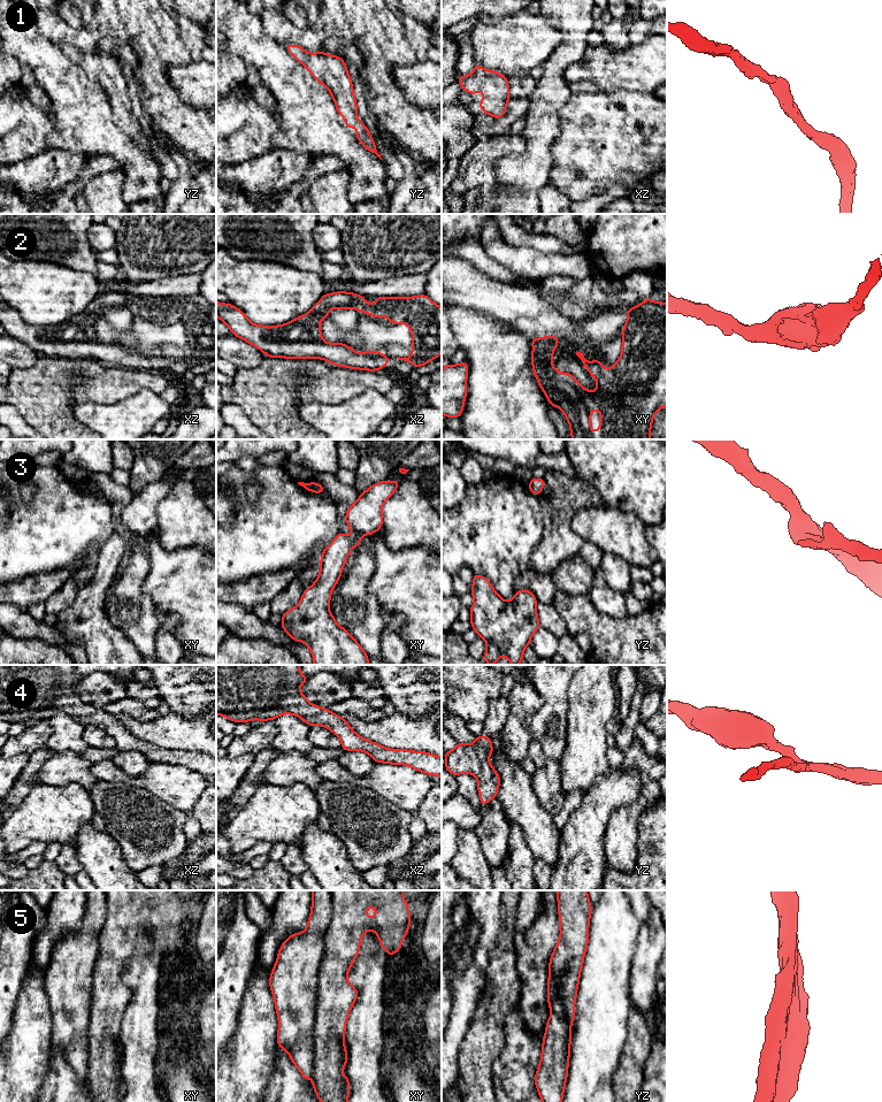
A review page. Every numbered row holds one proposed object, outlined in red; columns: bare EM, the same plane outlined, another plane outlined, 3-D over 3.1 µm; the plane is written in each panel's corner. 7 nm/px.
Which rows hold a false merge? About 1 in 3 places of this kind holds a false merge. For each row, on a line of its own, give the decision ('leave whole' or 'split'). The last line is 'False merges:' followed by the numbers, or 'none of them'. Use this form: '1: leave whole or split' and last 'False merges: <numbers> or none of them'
1: leave whole
2: leave whole
3: leave whole
4: leave whole
5: leave whole
False merges: none of them

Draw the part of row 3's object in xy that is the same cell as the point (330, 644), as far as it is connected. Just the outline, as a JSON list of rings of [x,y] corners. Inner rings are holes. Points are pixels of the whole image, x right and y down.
[[[377,482],[348,507],[345,521],[352,534],[339,533],[323,550],[316,581],[304,591],[300,603],[282,617],[281,627],[292,640],[309,648],[314,665],[369,665],[368,655],[329,611],[330,597],[352,549],[360,545],[365,535],[382,528],[383,504],[399,484]]]

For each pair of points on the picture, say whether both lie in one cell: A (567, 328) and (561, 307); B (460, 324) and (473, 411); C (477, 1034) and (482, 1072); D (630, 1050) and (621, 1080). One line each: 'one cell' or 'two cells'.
A: two cells
B: one cell
C: one cell
D: one cell

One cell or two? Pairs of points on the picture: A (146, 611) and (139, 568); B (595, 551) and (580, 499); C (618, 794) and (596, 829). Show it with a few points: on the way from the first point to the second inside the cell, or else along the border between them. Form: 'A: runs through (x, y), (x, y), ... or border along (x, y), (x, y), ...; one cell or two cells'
A: runs through (140, 601), (136, 596), (136, 579); one cell
B: border along (585, 542), (577, 553); two cells
C: runs through (608, 803), (596, 816), (596, 820); one cell

